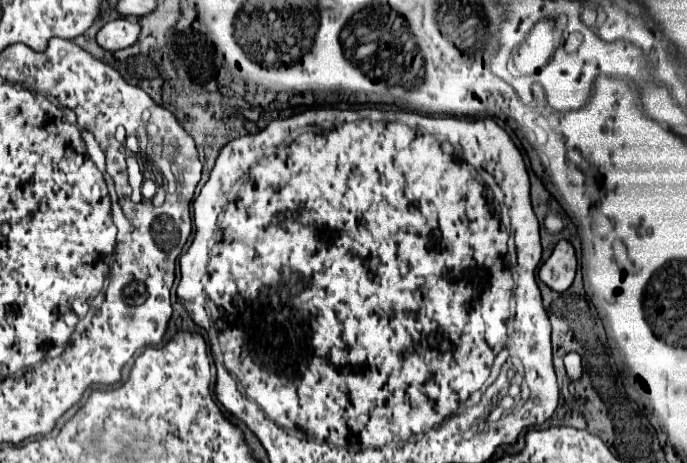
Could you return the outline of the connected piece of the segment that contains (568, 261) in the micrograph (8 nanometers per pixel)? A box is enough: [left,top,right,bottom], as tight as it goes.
[538,240,576,292]

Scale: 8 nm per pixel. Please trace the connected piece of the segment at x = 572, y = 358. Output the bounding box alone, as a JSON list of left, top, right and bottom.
[564,352,582,380]

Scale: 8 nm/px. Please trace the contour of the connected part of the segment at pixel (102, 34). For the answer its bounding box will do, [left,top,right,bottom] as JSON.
[96,18,140,50]

